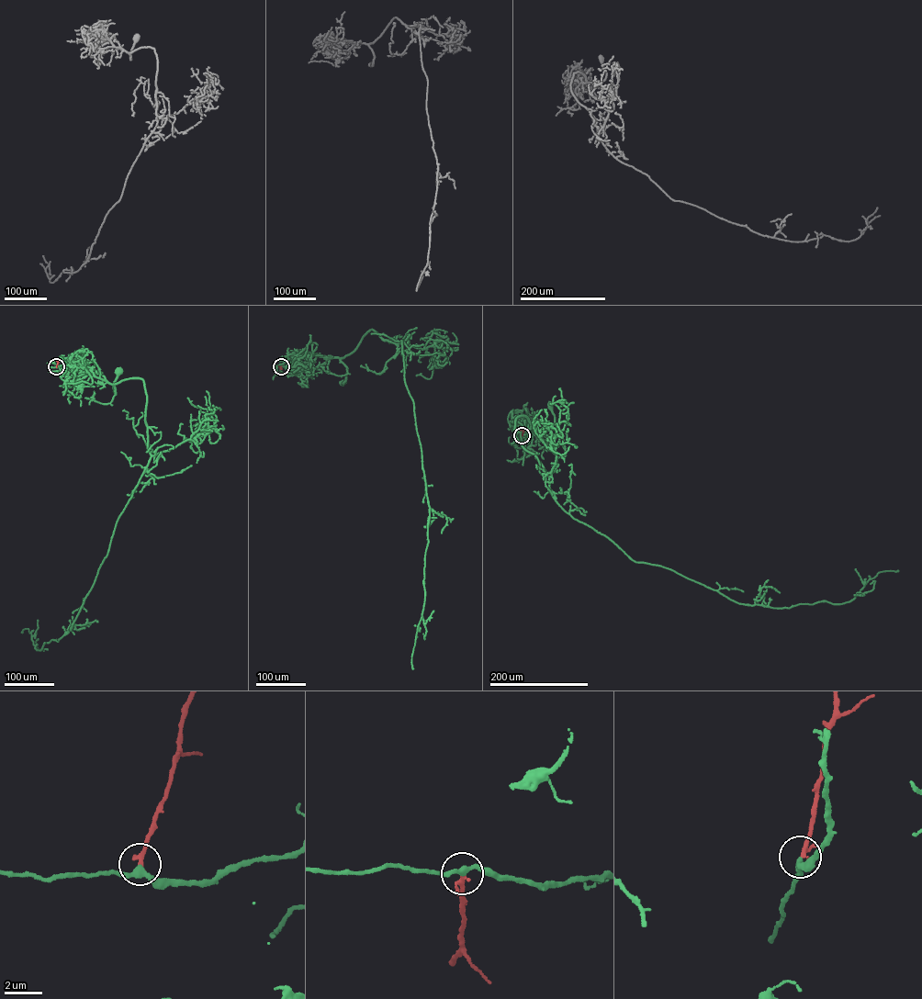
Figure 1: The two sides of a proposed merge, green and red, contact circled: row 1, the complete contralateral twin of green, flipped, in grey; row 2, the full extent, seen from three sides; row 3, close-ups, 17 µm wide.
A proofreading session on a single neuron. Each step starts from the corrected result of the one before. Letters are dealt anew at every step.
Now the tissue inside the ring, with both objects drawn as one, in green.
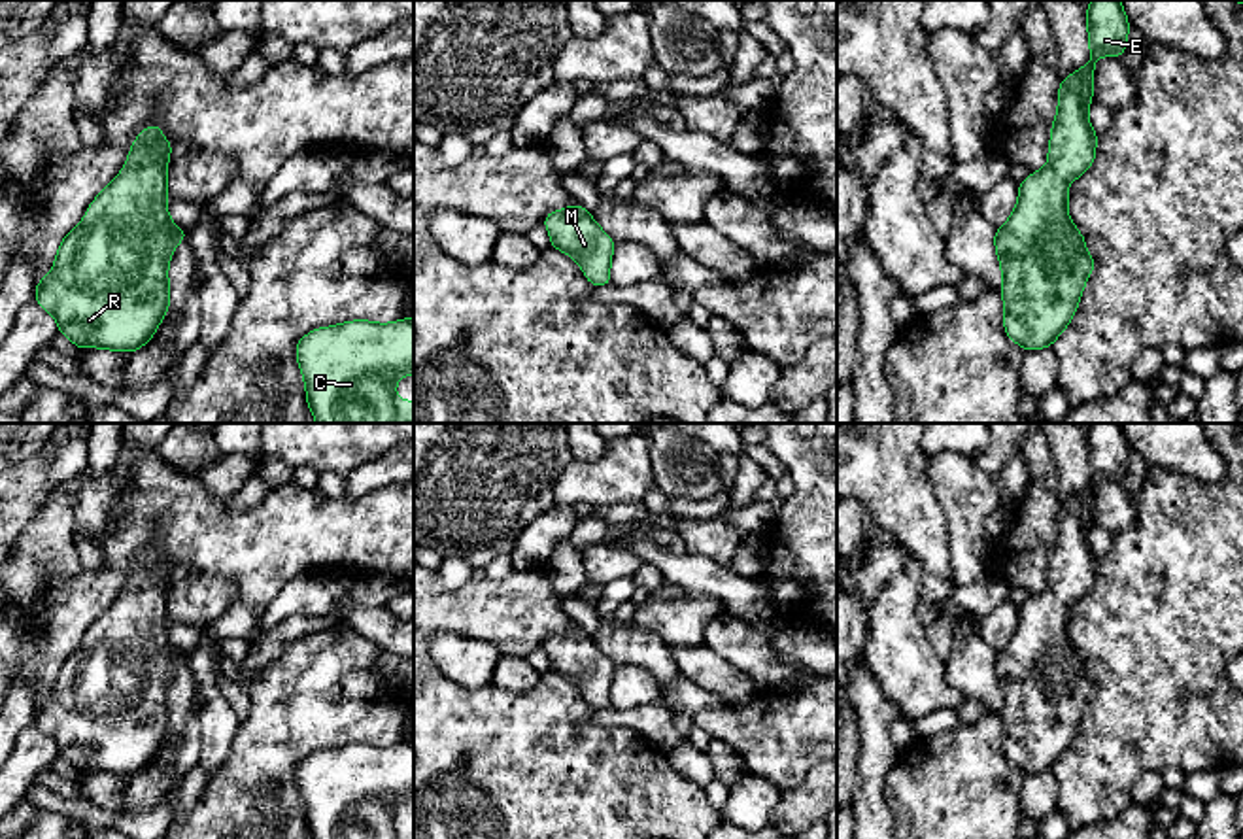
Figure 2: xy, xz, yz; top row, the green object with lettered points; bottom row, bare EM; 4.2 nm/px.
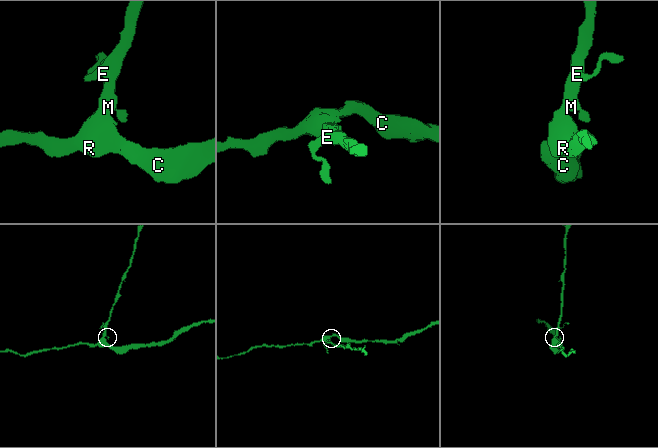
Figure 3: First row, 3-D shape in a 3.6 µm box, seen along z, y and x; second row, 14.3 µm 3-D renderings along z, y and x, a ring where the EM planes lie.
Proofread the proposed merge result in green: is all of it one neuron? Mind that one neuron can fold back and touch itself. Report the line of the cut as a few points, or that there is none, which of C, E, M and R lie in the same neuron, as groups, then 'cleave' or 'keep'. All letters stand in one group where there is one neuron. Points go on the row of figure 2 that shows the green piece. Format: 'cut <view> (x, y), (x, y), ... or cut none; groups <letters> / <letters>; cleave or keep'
cut none; groups C E M R; keep

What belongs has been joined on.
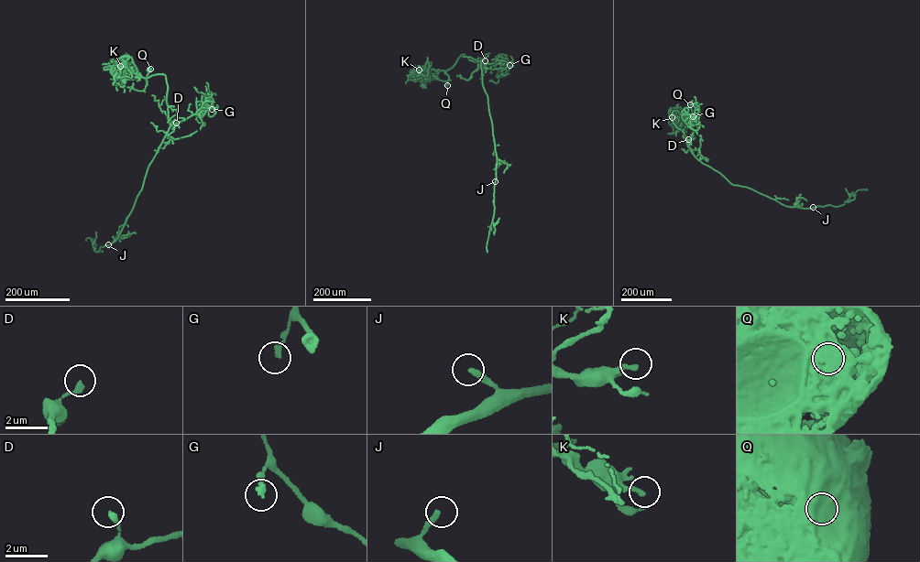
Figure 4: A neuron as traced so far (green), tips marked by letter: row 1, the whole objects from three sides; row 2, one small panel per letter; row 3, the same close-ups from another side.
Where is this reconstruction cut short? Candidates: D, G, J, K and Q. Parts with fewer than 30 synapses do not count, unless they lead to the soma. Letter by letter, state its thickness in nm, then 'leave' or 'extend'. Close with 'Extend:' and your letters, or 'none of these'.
D: calibre 240 nm; leave
G: calibre 240 nm; leave
J: calibre 240 nm; extend
K: calibre 240 nm; leave
Q: calibre 220 nm; leave
Extend: J

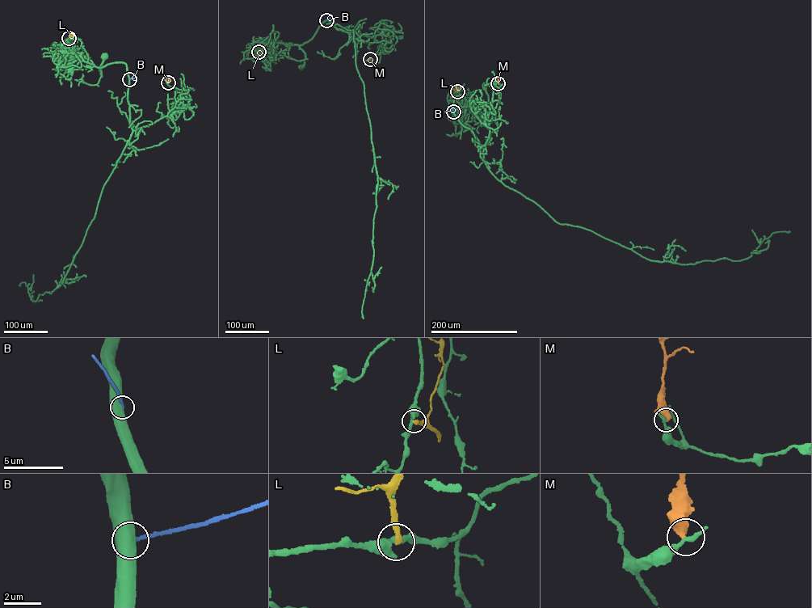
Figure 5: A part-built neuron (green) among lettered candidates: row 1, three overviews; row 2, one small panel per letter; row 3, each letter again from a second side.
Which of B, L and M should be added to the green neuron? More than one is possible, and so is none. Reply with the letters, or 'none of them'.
none of them

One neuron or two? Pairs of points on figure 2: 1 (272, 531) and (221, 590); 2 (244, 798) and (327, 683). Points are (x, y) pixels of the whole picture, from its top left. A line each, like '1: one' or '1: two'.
1: two
2: one

